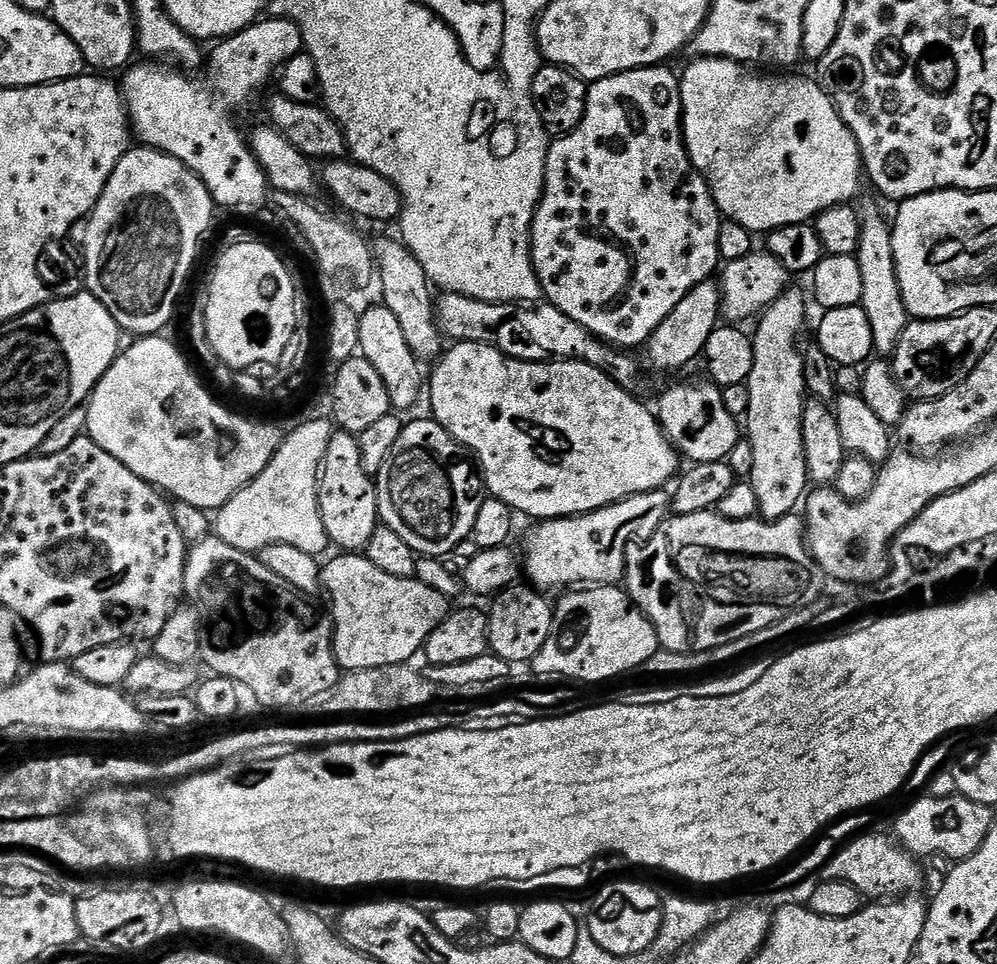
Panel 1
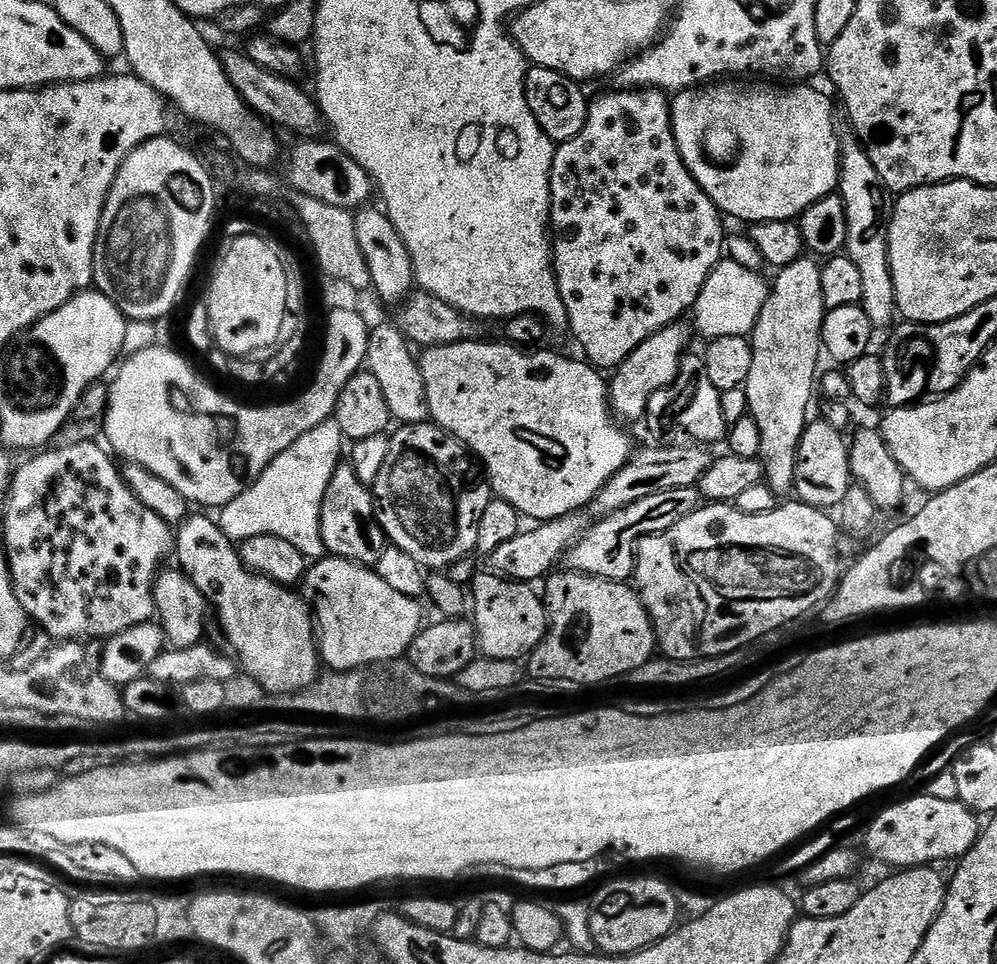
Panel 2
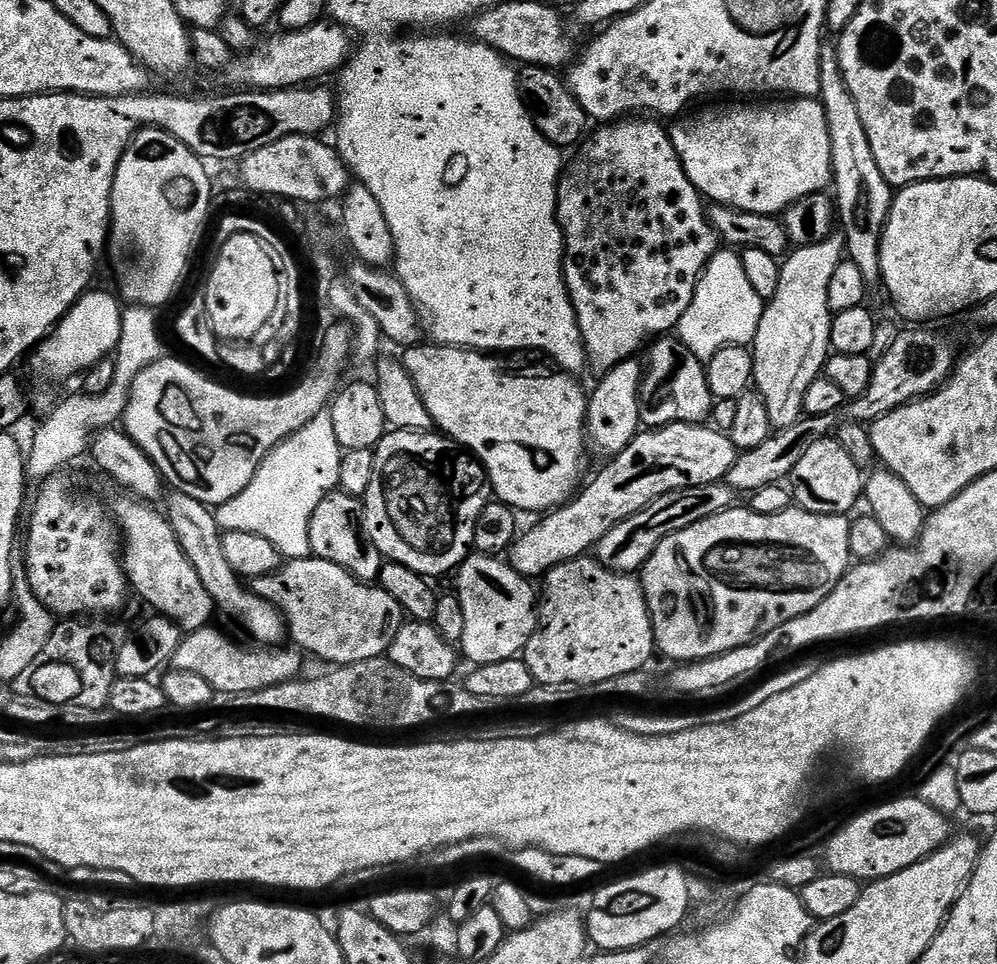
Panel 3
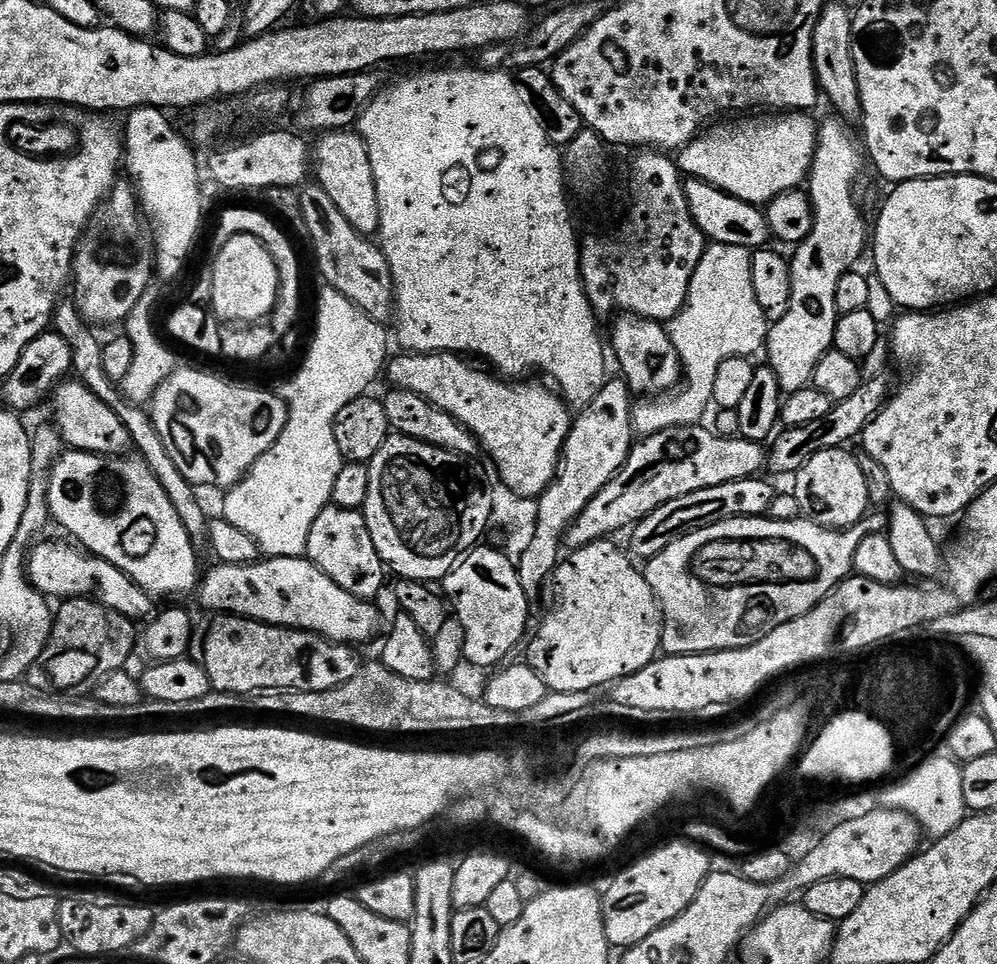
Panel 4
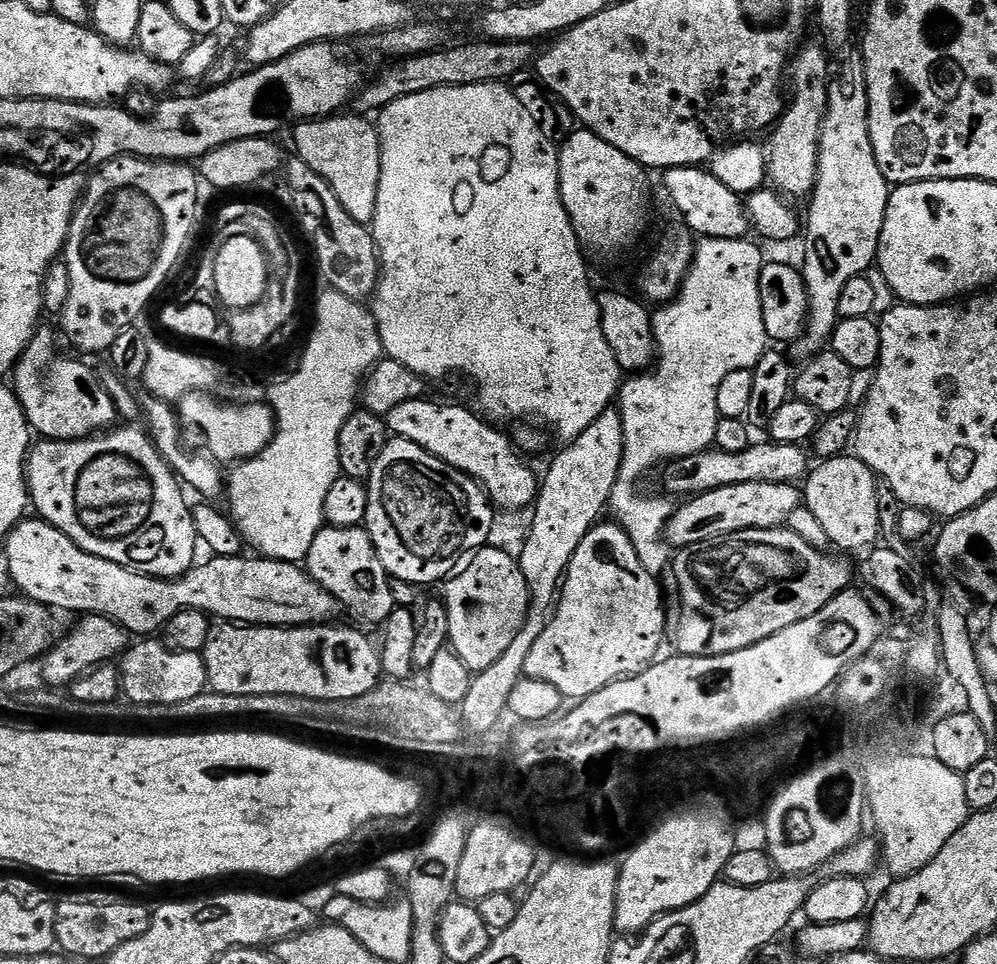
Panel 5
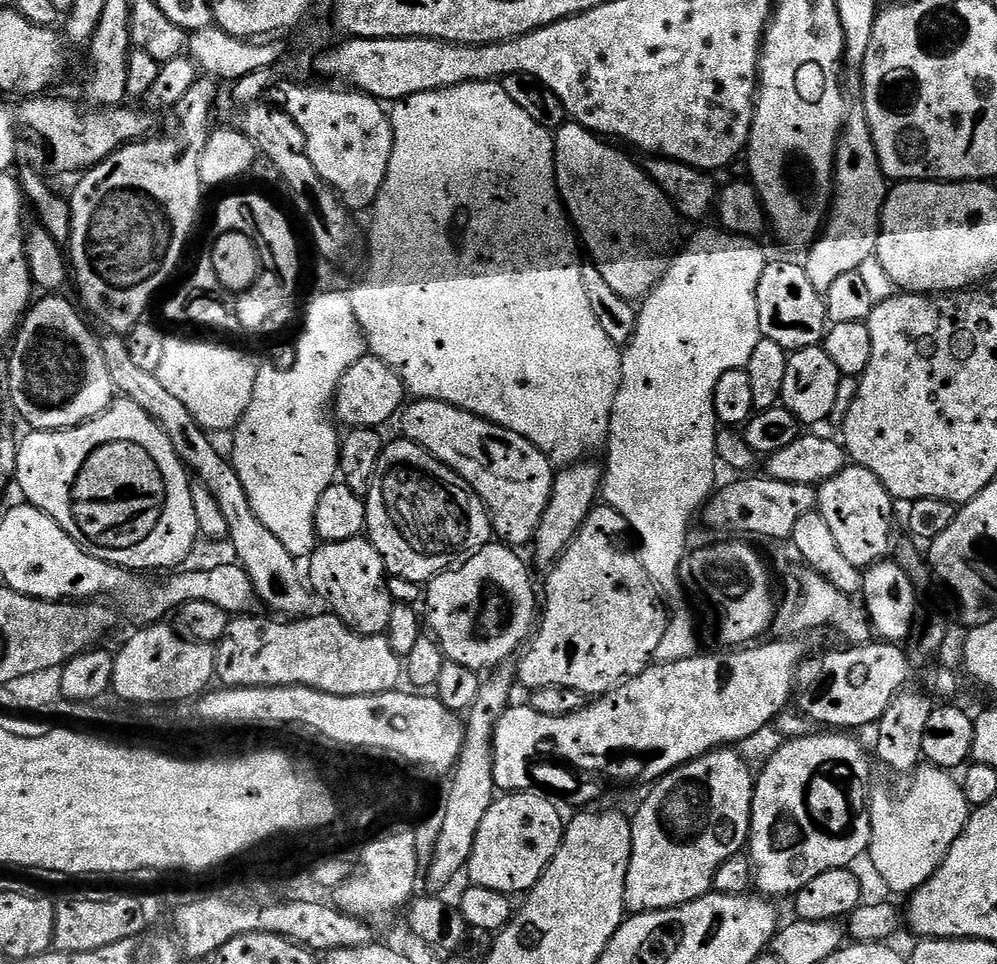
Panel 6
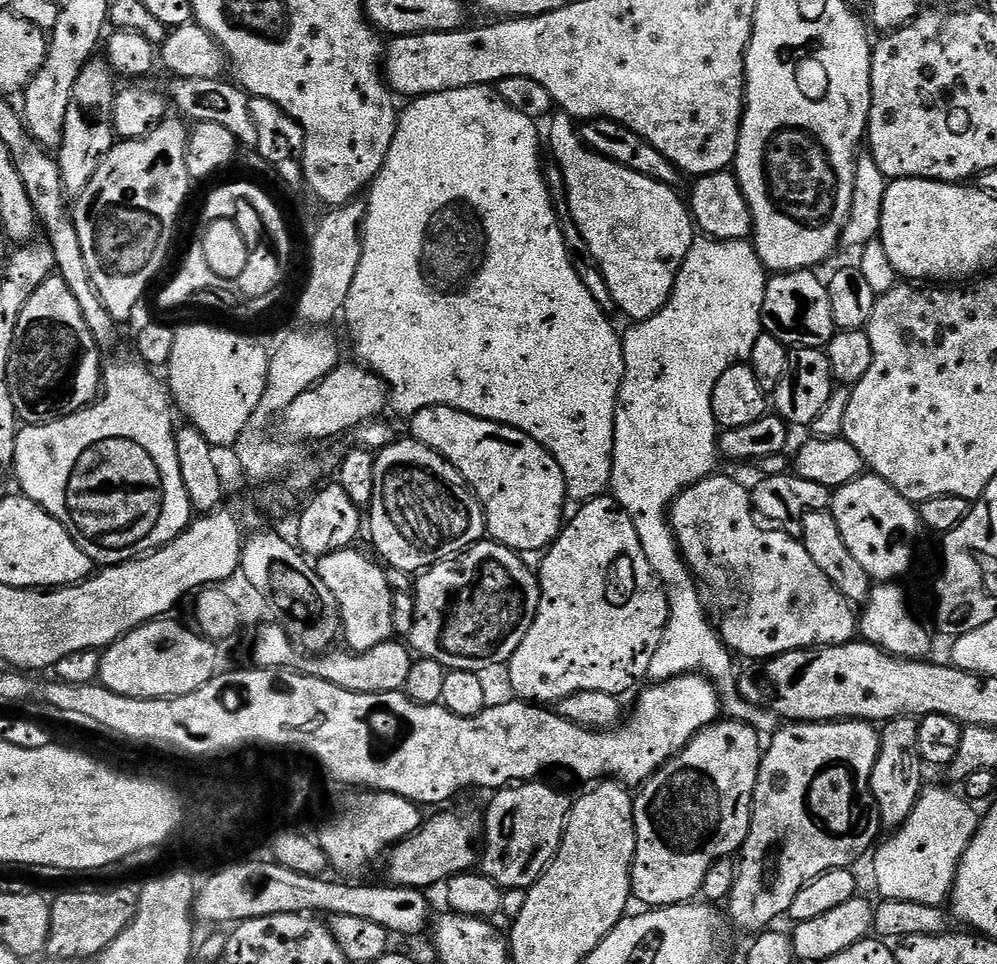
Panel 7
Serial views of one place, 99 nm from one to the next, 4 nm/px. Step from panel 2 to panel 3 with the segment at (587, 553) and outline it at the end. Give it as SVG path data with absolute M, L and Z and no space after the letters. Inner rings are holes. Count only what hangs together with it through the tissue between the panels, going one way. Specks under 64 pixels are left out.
M727 483L707 484L697 488L687 488L666 494L658 498L650 506L646 506L638 514L626 518L594 549L595 559L612 572L636 574L643 569L644 563L654 554L658 542L678 530L686 530L686 526L694 526L694 522L702 522L719 512L726 512L737 503L737 493Z

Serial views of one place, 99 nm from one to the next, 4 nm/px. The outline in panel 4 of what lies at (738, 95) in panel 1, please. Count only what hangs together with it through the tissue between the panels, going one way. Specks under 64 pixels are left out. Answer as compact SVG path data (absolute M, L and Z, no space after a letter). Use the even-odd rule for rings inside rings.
M792 110L787 114L756 114L753 120L744 120L748 118L736 118L733 124L720 124L717 123L715 126L717 128L709 127L707 130L701 131L700 135L692 140L684 148L679 149L678 152L678 167L685 177L701 180L706 182L710 186L714 186L718 190L722 190L726 194L730 194L734 198L738 198L742 202L747 204L755 204L757 206L766 206L774 198L778 198L778 194L783 192L794 192L797 191L807 181L811 170L812 170L812 159L816 153L816 134L818 131L817 121L812 121L811 115L805 114L800 110Z

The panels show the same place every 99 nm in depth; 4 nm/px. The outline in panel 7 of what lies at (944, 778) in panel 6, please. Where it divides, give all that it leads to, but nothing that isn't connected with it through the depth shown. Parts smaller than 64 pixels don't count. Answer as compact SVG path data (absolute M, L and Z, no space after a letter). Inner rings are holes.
M925 787L904 824L875 849L879 895L886 900L943 905L951 897L958 866L980 827L981 817L971 807L975 808L963 795Z

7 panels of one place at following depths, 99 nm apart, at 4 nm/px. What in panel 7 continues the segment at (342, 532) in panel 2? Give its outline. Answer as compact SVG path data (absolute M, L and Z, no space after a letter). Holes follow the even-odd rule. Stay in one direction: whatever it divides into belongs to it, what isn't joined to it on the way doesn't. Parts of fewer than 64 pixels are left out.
M350 547L334 554L326 554L315 561L314 567L316 577L336 599L342 625L342 640L348 643L345 645L353 652L369 652L374 650L374 646L382 646L393 639L394 588L388 585L389 573L371 555L363 556L356 551L355 547Z

